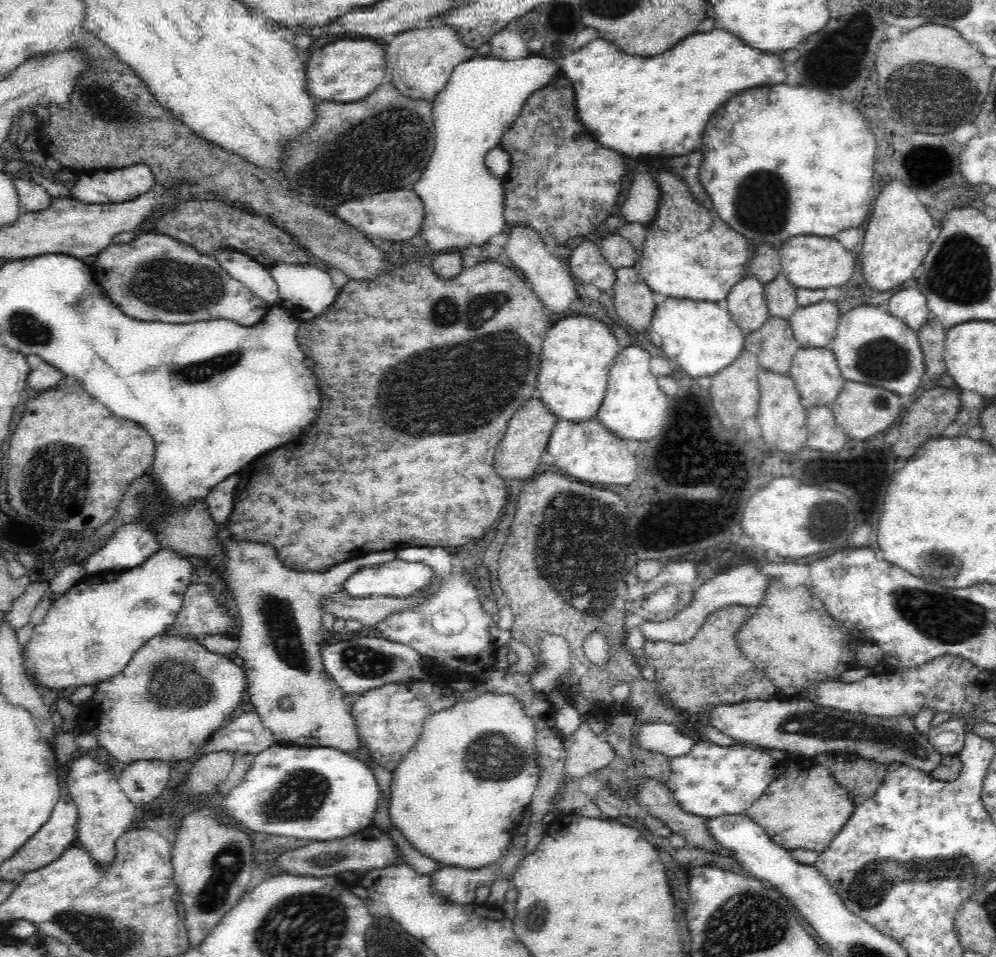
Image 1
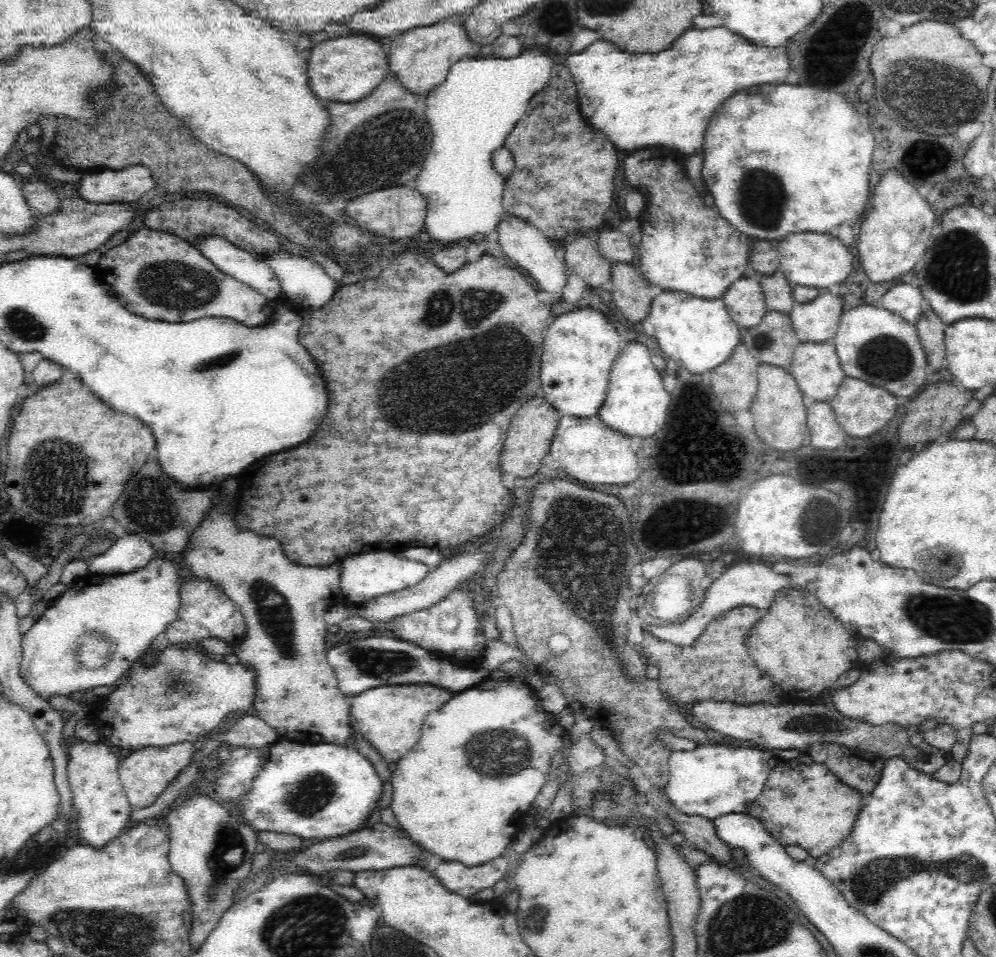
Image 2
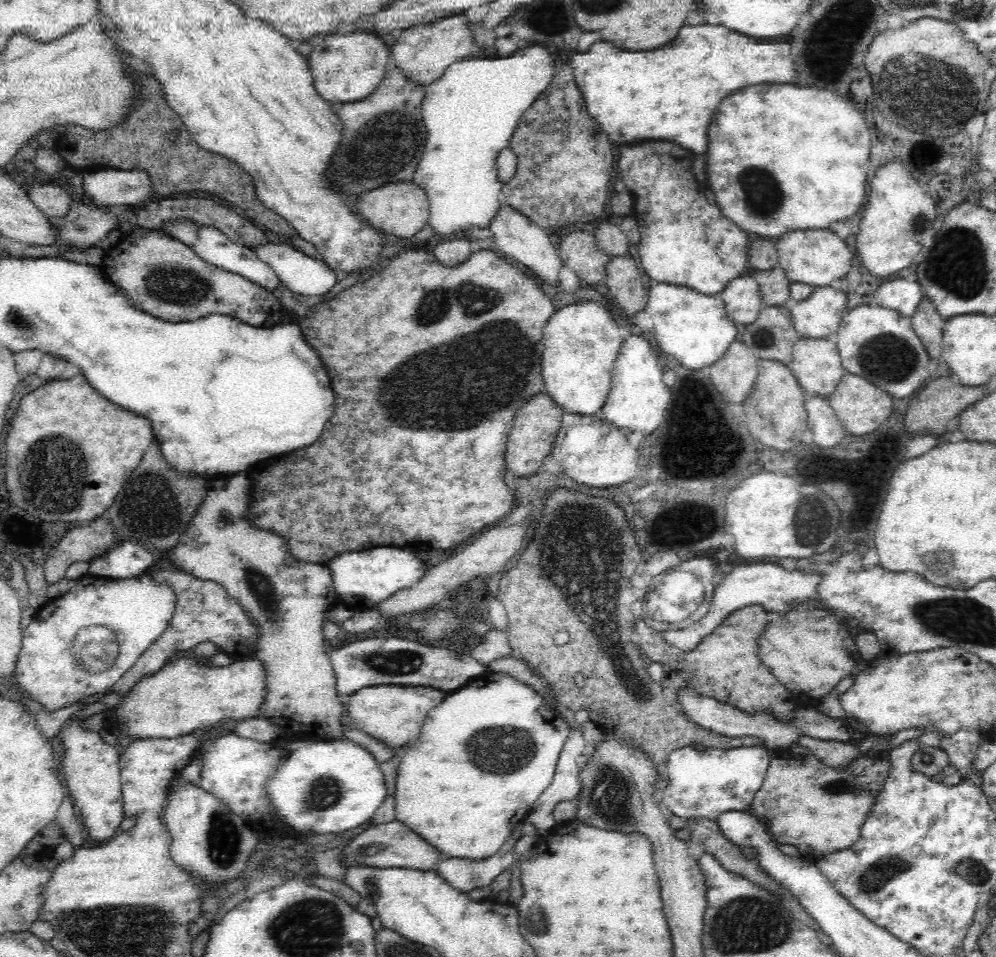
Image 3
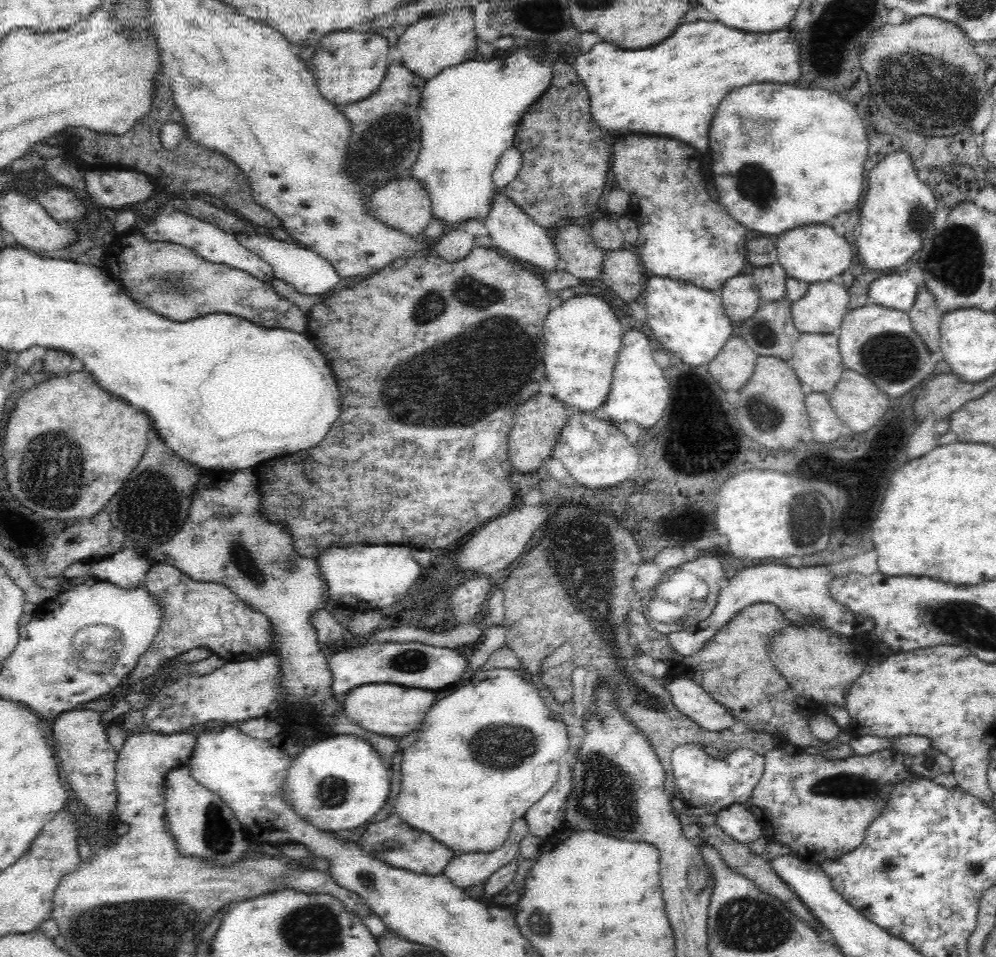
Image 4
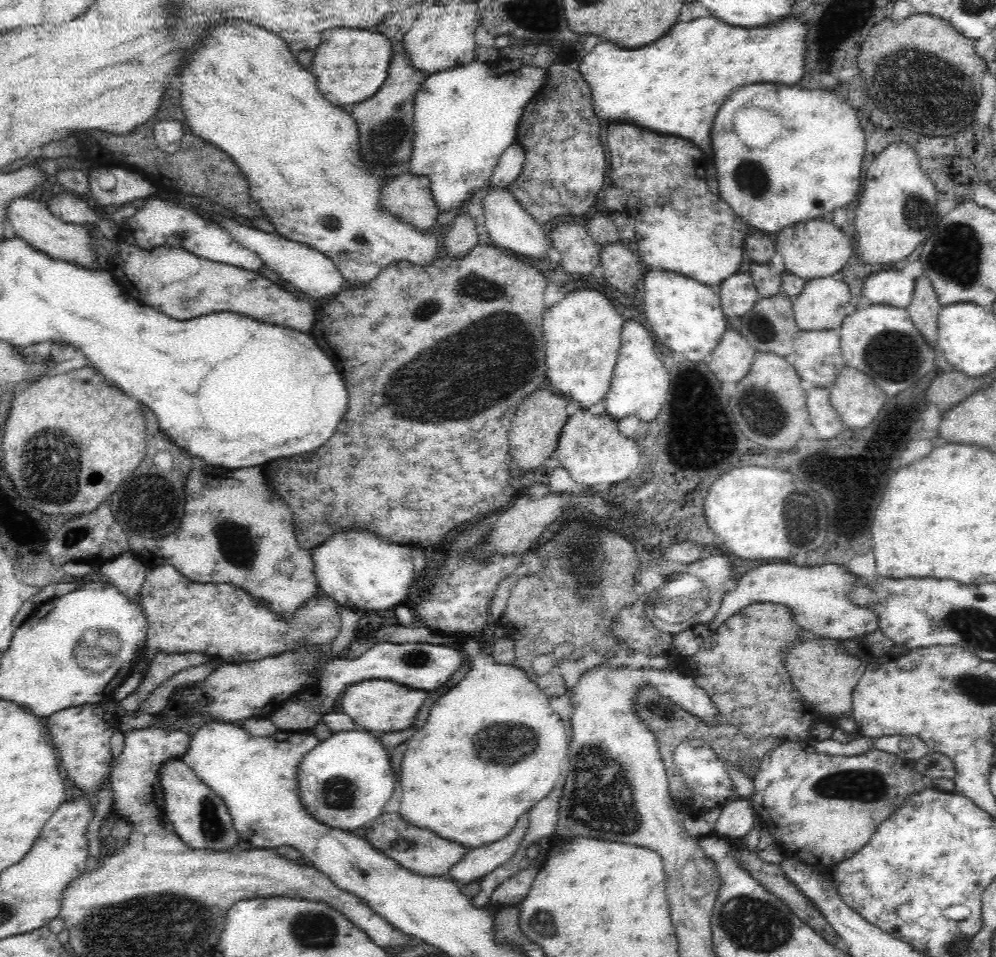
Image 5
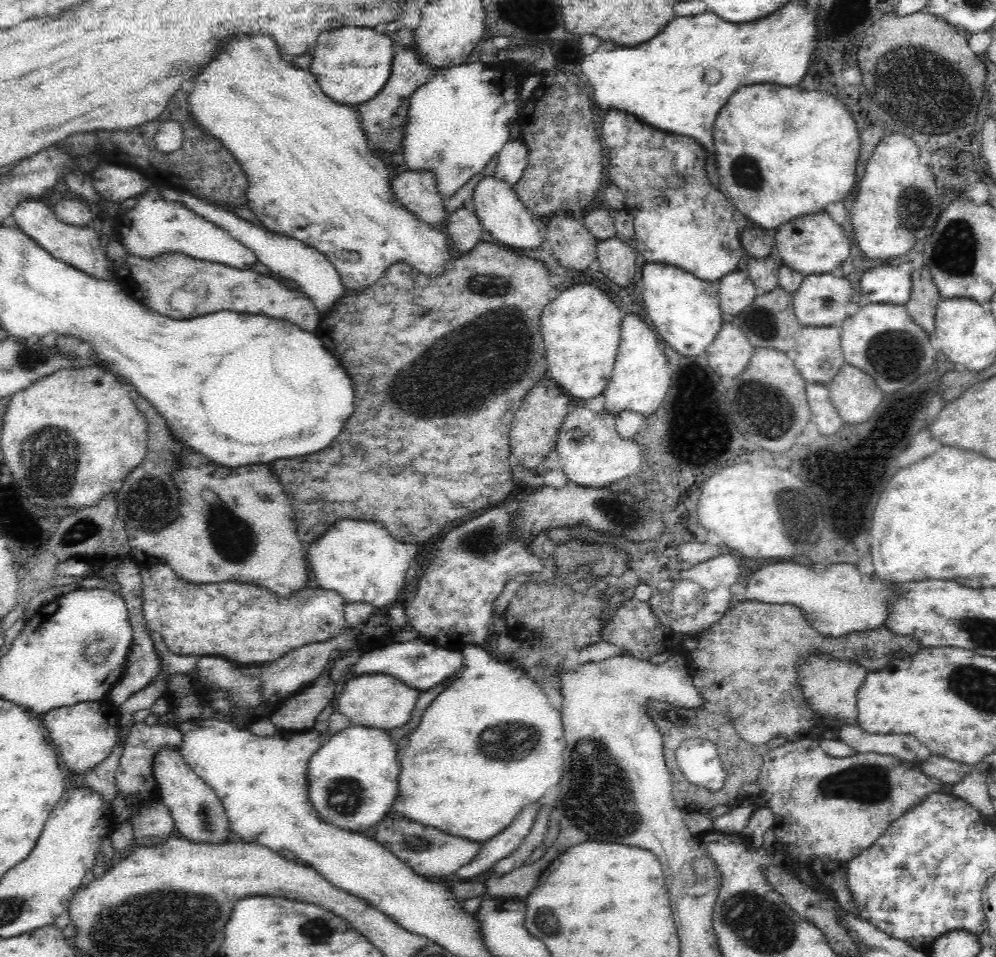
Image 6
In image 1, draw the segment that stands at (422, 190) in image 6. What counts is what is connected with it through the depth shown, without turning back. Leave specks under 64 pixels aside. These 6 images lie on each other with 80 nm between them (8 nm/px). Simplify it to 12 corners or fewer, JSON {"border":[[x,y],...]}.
{"border":[[411,188],[366,195],[331,213],[369,241],[418,234],[423,202]]}

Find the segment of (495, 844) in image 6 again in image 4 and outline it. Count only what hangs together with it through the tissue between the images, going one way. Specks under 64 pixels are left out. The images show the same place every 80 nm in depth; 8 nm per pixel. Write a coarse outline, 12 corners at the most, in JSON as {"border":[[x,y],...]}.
{"border":[[525,817],[489,853],[457,854],[443,875],[462,889],[483,883],[519,856]]}

